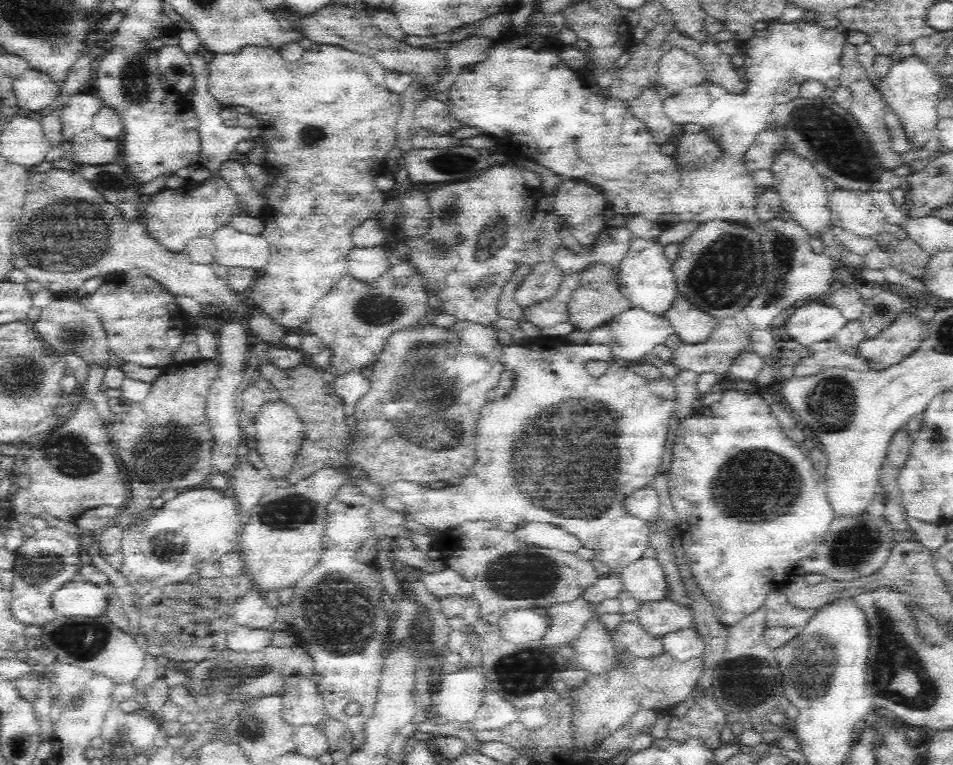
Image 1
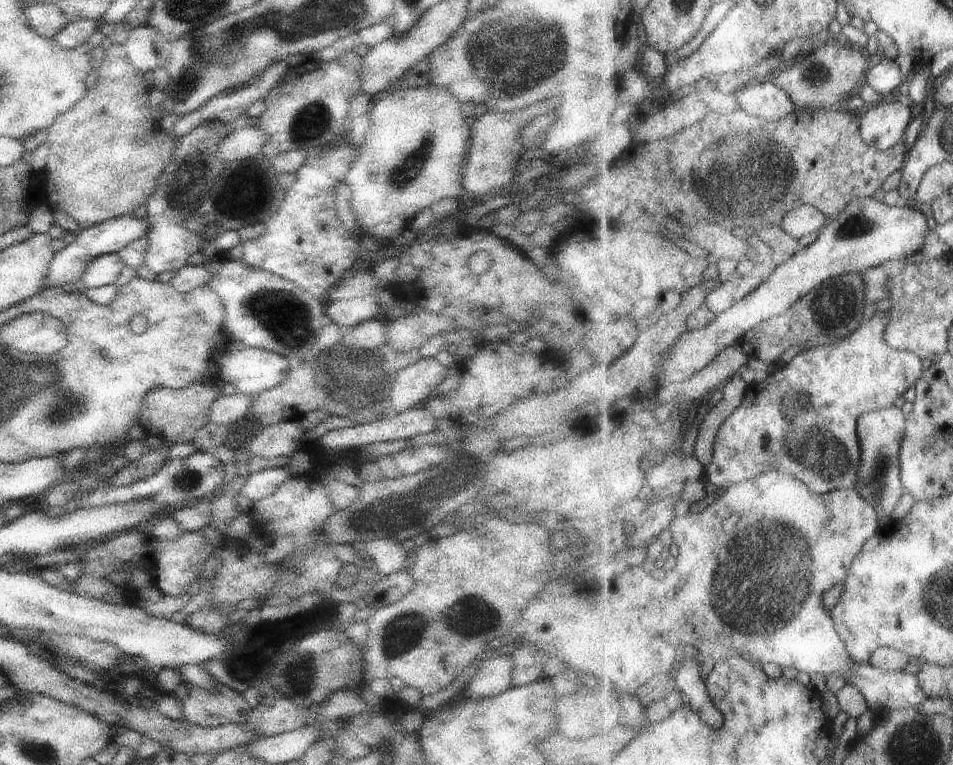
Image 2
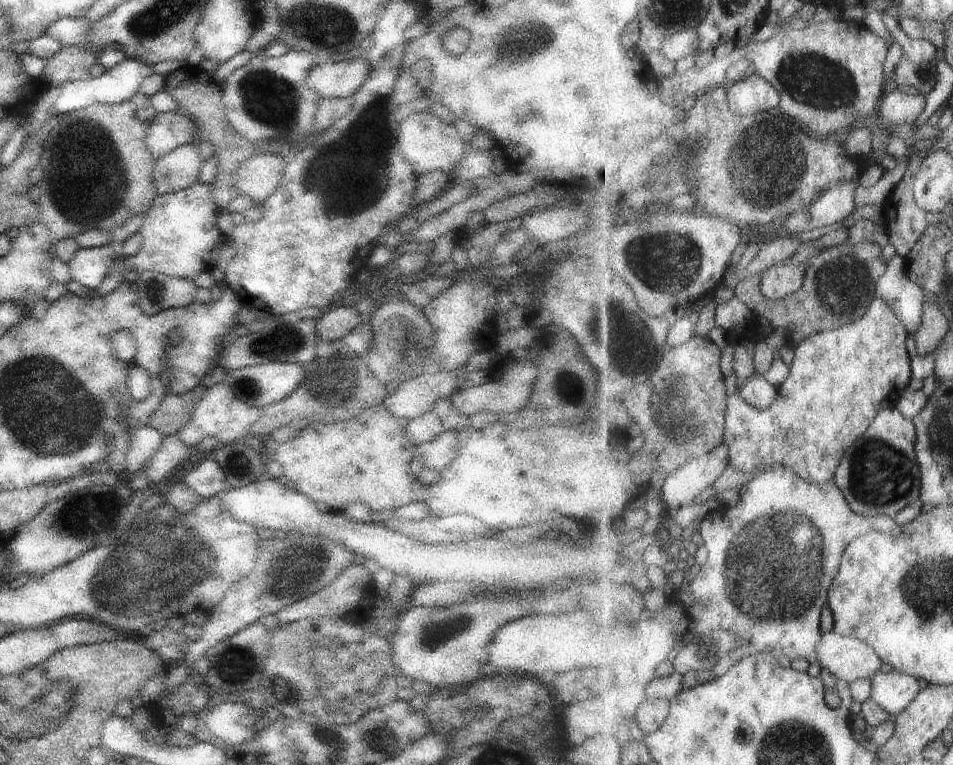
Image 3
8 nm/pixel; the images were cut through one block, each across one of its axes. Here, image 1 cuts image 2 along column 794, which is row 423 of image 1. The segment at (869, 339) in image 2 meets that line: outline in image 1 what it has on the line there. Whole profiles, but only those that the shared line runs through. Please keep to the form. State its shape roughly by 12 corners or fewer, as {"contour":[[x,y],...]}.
{"contour":[[492,326],[384,344],[348,467],[386,488],[467,476],[504,368]]}

